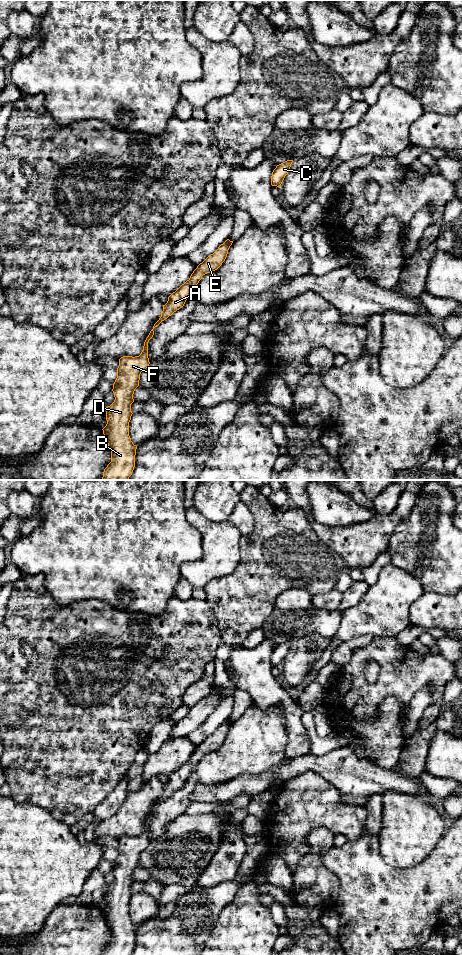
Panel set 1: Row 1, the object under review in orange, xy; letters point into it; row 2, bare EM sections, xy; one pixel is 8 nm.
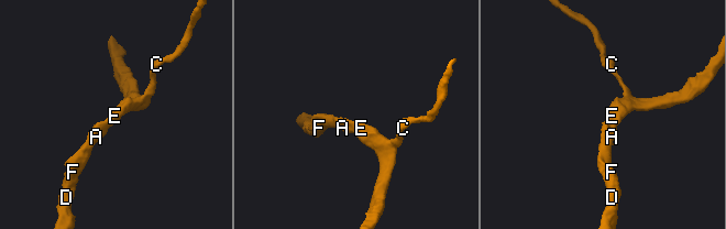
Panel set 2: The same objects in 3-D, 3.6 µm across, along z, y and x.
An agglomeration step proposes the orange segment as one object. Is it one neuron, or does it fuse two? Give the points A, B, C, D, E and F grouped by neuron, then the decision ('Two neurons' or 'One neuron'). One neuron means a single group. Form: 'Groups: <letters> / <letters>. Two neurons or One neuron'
Groups: A B C D E F. One neuron

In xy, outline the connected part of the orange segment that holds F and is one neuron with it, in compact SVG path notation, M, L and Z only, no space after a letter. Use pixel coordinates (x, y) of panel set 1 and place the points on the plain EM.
M150 811L139 836L123 836L119 839L117 858L113 864L114 882L106 887L107 904L102 909L111 930L111 942L104 949L103 955L132 955L135 947L137 926L129 916L131 884L133 874L139 866L140 854L150 844L148 822L153 817Z

